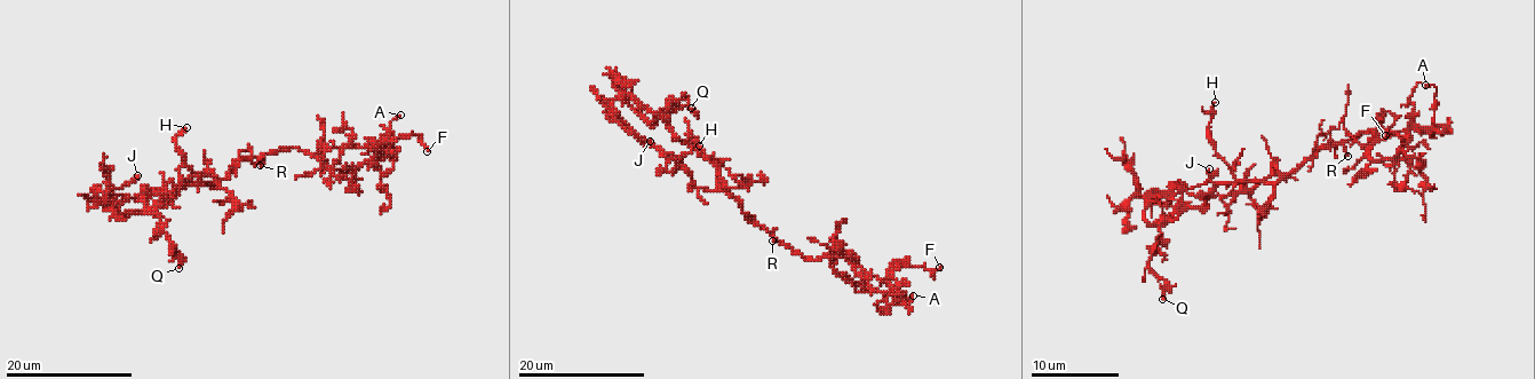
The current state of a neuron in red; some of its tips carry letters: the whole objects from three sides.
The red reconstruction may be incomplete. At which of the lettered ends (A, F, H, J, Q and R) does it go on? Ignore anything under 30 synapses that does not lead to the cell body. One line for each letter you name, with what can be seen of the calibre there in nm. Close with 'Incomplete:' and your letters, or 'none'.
Incomplete: none

